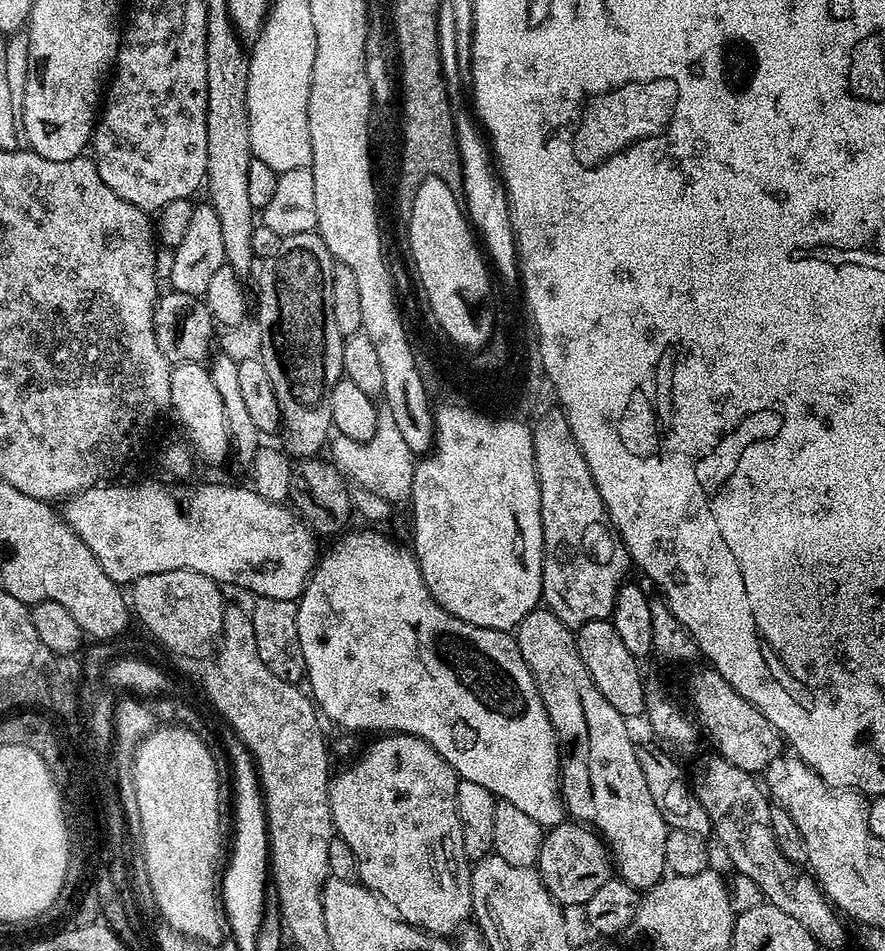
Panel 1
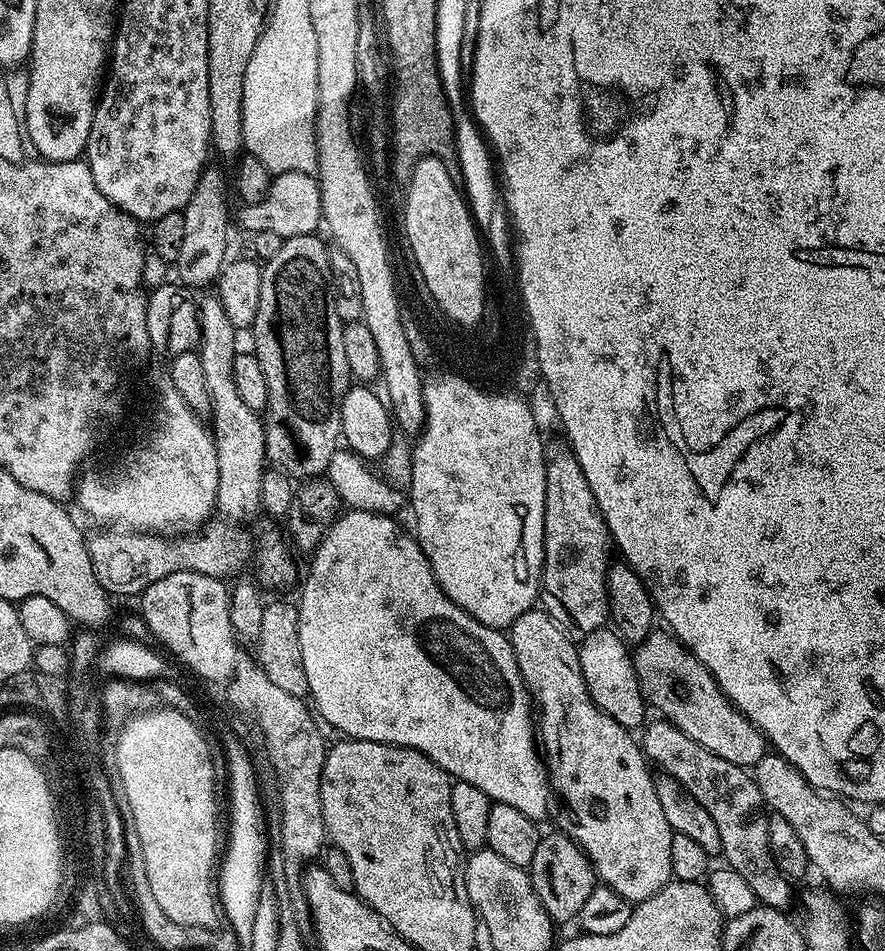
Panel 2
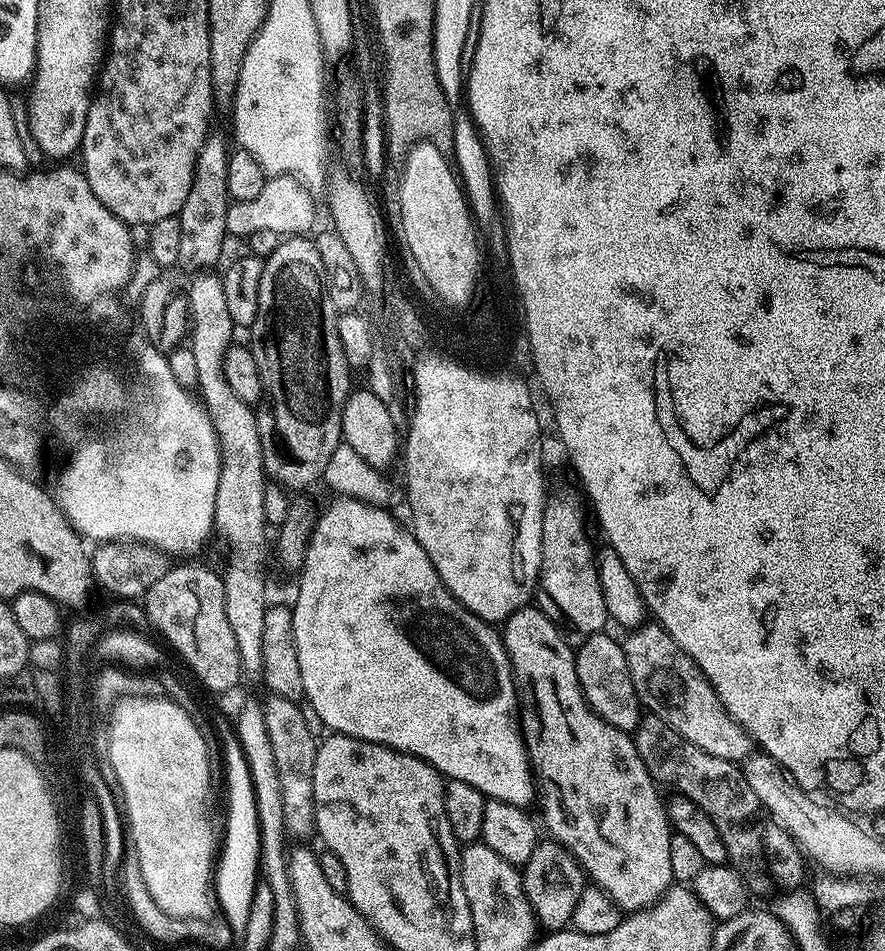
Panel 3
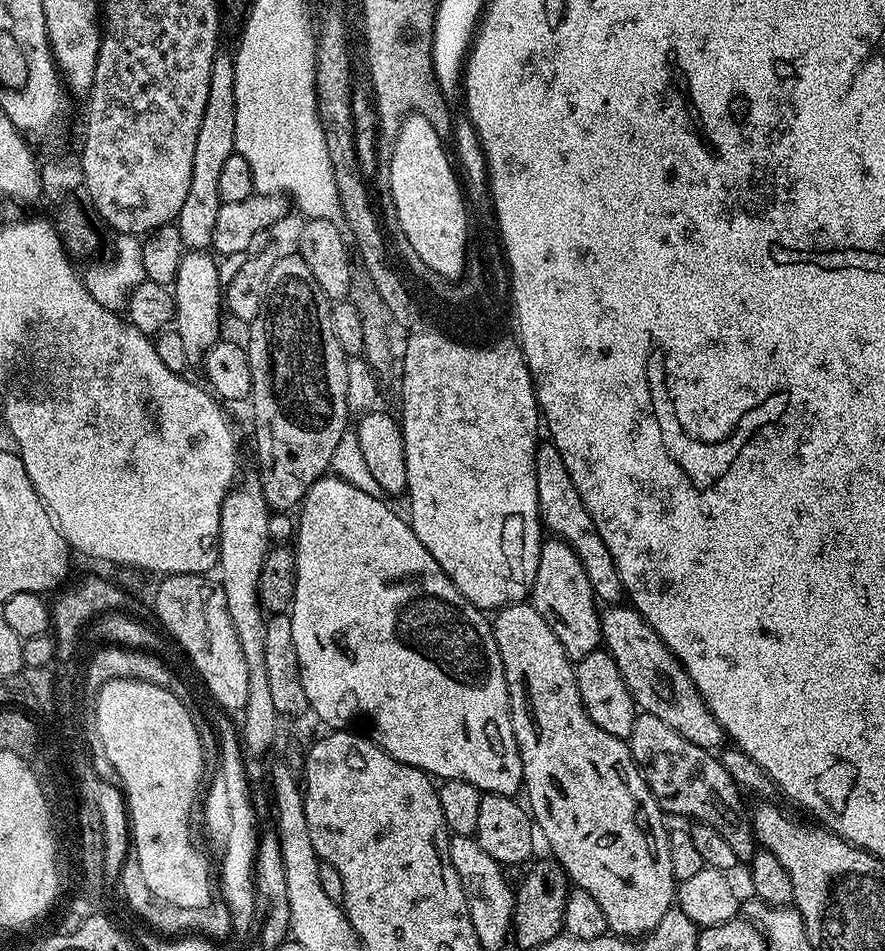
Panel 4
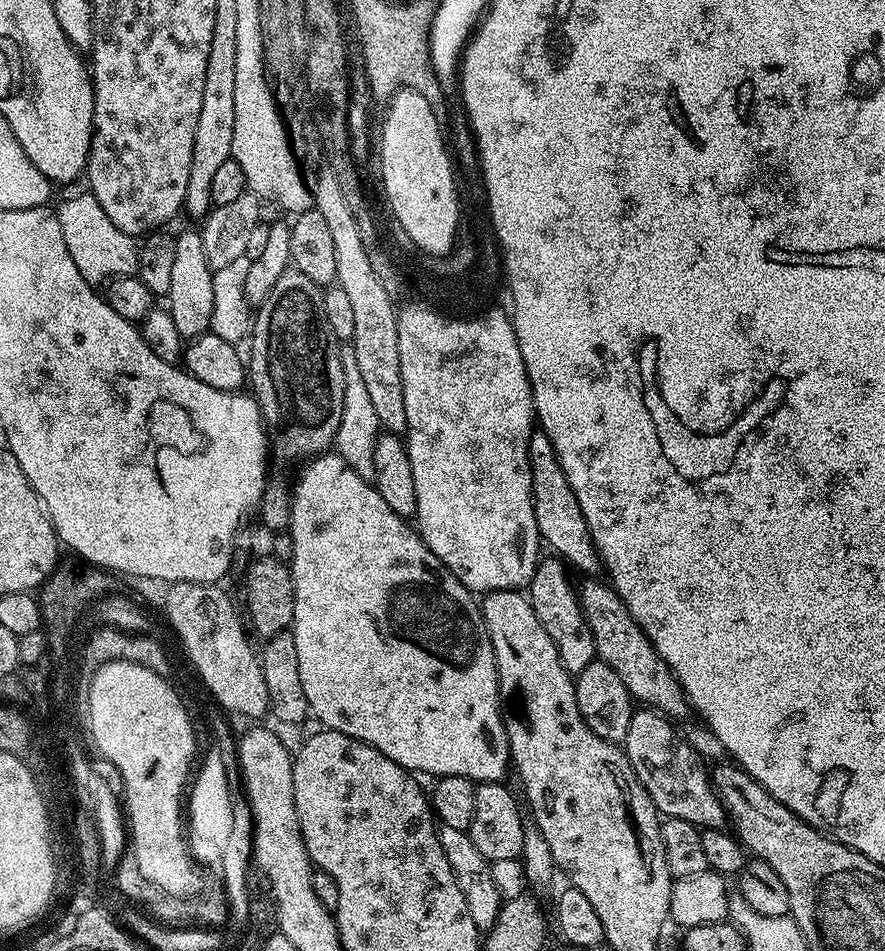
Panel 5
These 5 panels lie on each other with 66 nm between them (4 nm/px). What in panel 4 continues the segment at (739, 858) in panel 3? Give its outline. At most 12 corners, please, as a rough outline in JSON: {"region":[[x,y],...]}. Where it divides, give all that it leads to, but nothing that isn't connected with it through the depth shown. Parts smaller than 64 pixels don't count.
{"region":[[649,712],[626,739],[665,813],[751,861],[756,831],[719,755]]}

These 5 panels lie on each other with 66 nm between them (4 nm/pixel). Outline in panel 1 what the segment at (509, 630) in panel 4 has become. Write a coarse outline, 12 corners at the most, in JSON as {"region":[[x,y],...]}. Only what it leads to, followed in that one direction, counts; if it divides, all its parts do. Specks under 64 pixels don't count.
{"region":[[573,629],[514,635],[562,749],[560,795],[619,879],[653,888],[670,829],[629,721]]}

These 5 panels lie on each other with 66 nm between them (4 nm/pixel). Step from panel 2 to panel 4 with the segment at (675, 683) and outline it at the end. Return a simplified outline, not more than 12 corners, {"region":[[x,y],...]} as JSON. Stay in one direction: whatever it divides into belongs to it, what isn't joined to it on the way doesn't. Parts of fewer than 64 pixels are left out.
{"region":[[605,607],[603,647],[640,712],[716,750],[724,727],[635,608]]}

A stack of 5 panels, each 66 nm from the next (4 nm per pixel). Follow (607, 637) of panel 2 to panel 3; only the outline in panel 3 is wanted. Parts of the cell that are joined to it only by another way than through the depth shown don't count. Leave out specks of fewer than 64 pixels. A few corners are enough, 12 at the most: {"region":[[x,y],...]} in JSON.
{"region":[[595,632],[575,649],[594,714],[632,734],[640,699],[623,643]]}

